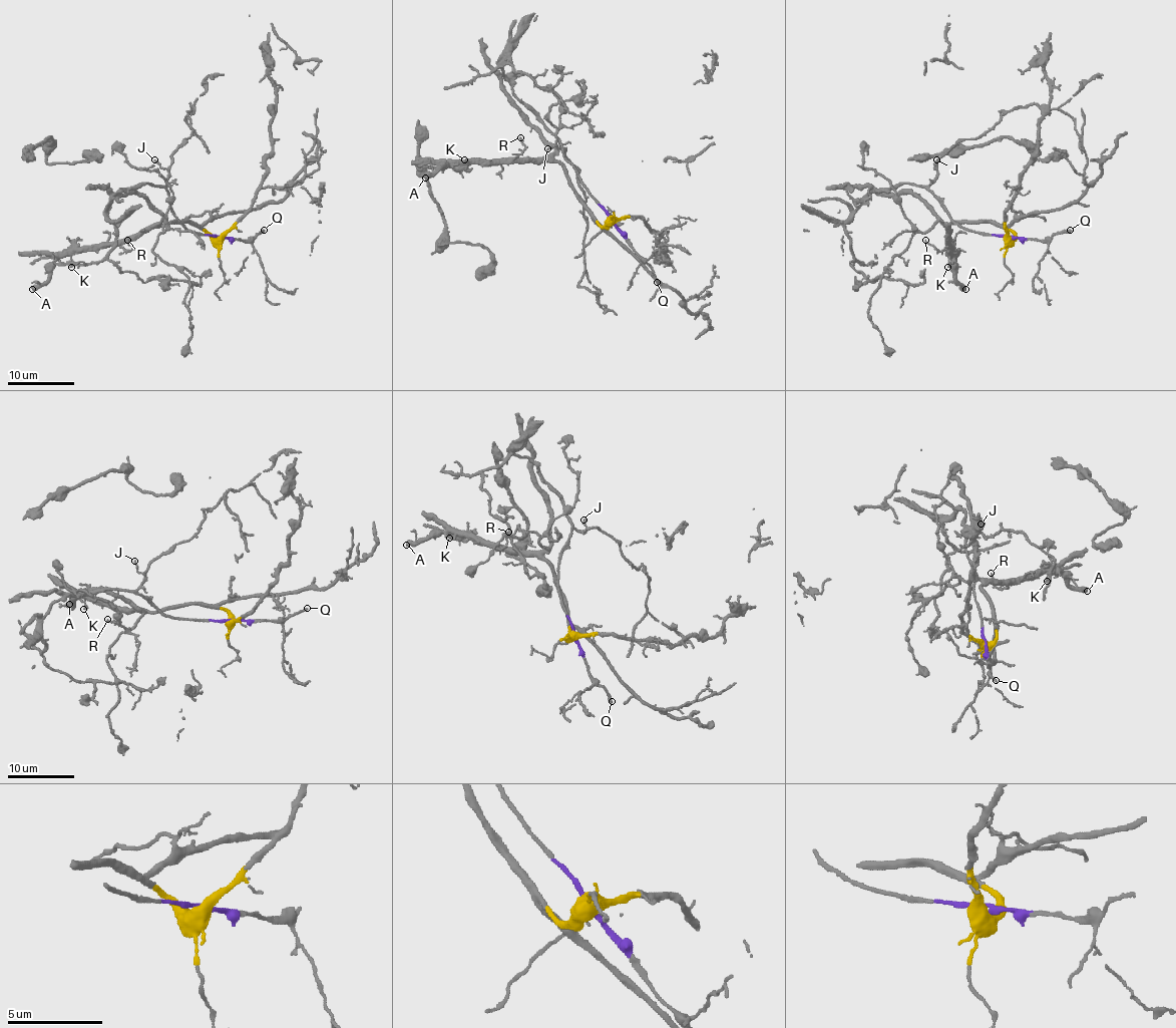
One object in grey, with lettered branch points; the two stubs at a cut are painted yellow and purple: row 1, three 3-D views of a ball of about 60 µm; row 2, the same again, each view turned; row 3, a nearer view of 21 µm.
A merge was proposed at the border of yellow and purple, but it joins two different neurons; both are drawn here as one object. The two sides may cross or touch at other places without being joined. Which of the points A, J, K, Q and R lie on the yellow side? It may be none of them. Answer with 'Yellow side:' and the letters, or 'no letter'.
Yellow side: A, K, R

